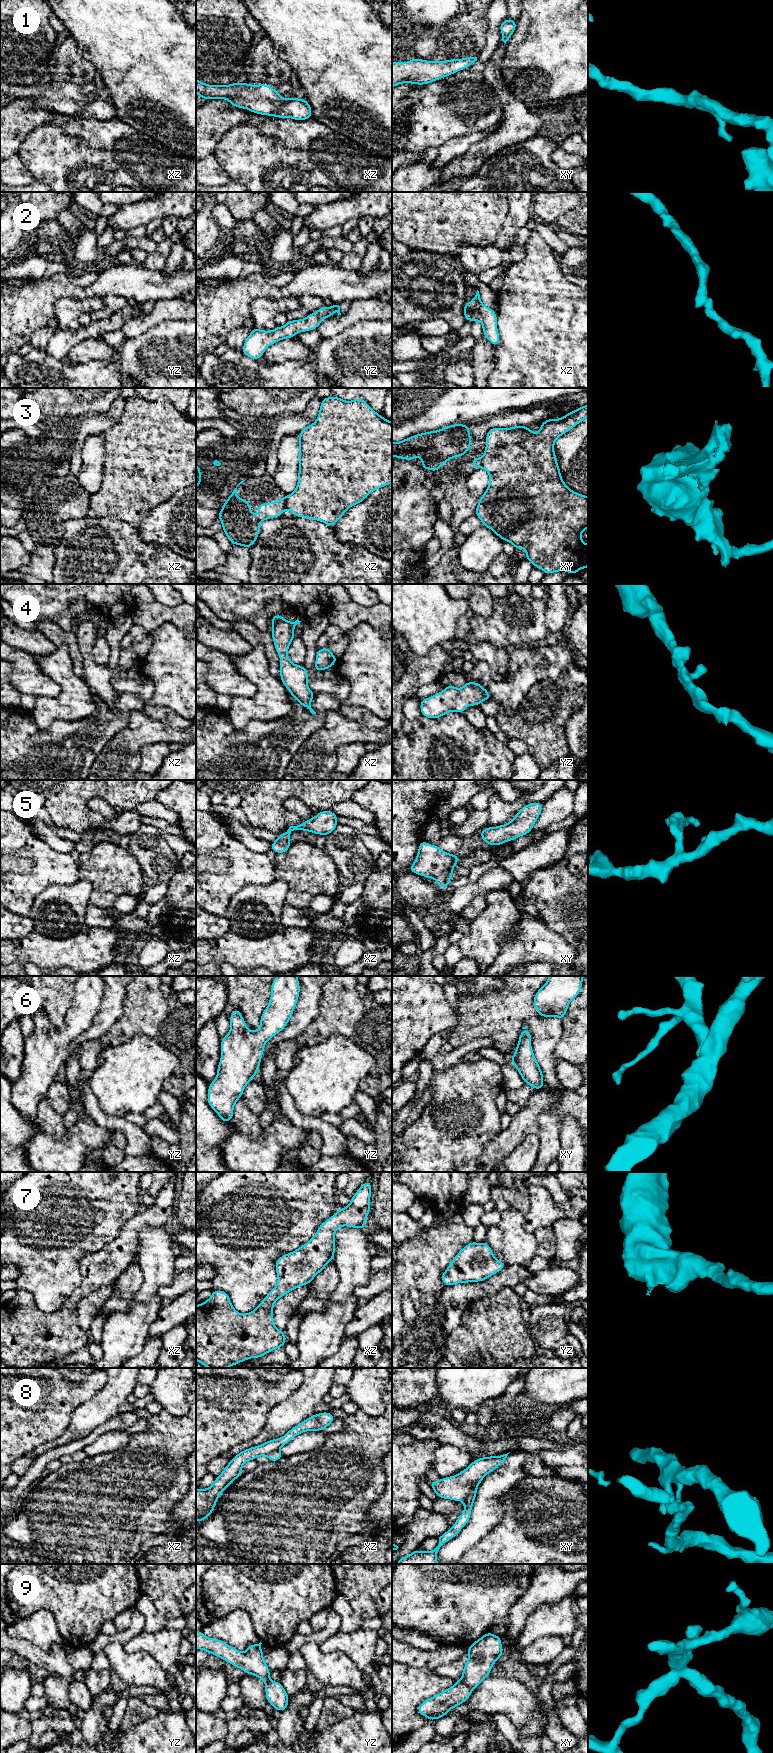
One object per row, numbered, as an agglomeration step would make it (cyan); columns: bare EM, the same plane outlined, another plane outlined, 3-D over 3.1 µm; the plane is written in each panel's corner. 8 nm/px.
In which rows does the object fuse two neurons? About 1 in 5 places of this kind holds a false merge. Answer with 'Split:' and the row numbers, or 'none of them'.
Split: 3, 8, 9

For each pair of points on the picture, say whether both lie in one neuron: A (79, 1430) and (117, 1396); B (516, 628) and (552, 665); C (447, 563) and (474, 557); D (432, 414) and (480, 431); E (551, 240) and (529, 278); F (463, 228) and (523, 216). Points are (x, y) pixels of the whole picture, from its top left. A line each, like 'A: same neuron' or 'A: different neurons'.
A: same neuron
B: different neurons
C: different neurons
D: different neurons
E: different neurons
F: different neurons

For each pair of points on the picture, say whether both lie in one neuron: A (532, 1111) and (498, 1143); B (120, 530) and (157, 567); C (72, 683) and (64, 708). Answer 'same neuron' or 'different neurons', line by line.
A: same neuron
B: same neuron
C: same neuron

